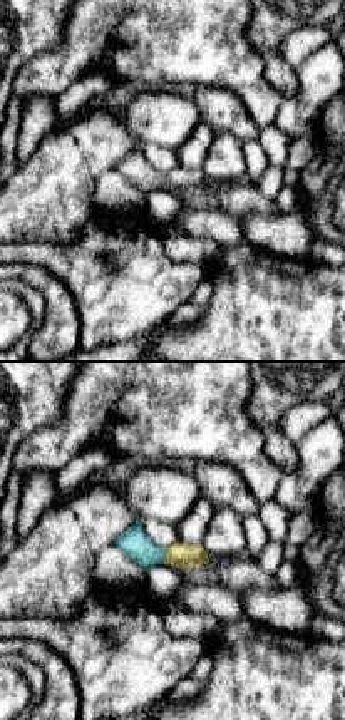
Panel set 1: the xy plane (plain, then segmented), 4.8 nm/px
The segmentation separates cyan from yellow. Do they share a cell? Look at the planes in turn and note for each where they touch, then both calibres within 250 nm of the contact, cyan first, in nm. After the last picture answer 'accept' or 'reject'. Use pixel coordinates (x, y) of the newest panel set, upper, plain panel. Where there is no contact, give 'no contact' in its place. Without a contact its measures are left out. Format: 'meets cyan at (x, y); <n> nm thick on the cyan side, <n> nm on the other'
meets cyan at (164, 181); 140 nm thick on the cyan side, 120 nm on the other

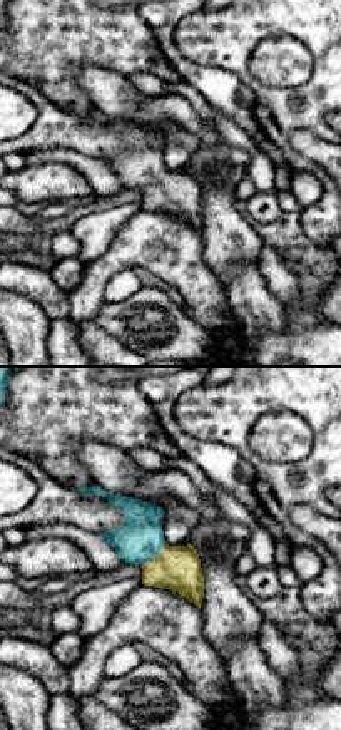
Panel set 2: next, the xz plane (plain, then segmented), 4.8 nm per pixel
meets cyan at (152, 183); 220 nm thick on the cyan side, 220 nm on the other

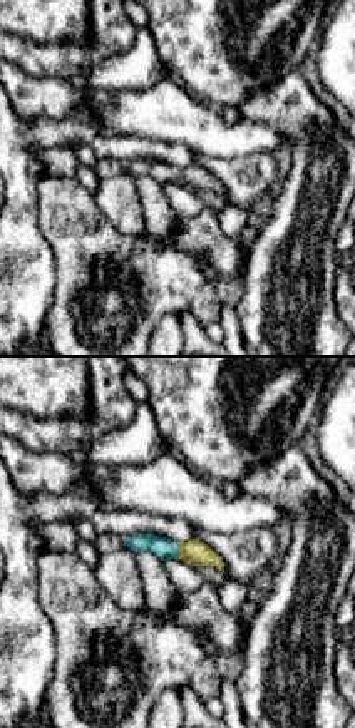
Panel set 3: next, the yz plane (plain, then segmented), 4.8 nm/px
meets cyan at (178, 176); 100 nm thick on the cyan side, 120 nm on the other

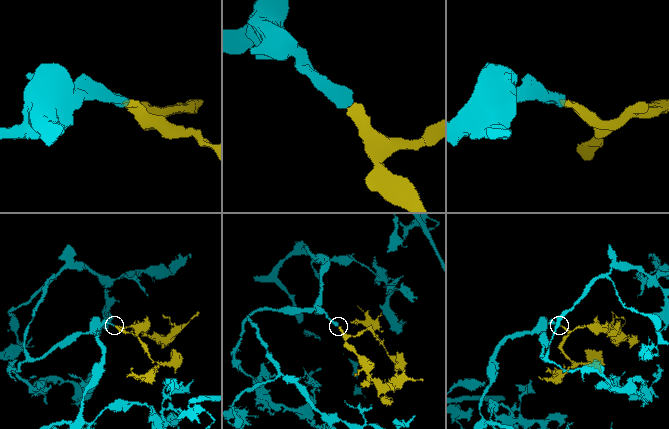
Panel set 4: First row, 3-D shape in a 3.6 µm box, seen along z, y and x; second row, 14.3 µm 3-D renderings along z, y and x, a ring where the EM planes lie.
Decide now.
accept

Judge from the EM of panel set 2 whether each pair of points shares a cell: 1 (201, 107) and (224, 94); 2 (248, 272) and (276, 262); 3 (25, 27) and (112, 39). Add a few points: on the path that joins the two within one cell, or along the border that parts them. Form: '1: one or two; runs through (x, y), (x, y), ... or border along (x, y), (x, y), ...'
1: two; border along (184, 81), (211, 104)
2: two; border along (258, 265), (268, 288), (279, 302)
3: one; runs through (47, 30), (91, 35)

